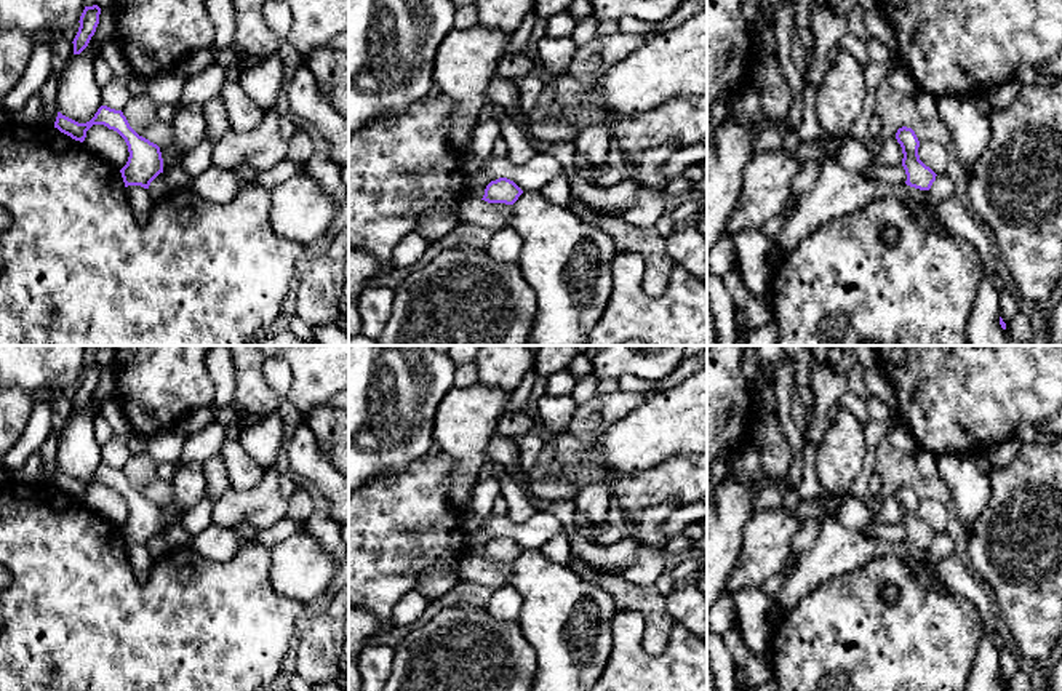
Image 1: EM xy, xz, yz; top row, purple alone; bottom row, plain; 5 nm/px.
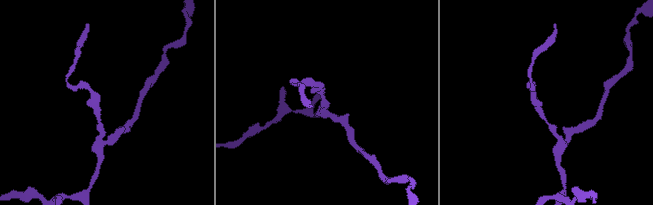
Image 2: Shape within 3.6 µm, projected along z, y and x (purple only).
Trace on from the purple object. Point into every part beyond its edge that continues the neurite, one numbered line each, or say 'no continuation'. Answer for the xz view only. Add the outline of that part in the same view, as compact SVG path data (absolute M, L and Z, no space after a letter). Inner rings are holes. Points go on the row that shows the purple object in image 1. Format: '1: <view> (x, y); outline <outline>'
no continuation

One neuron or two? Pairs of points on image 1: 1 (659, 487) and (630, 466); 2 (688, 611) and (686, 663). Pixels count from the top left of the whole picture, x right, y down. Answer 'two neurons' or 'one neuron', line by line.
1: two neurons
2: two neurons

